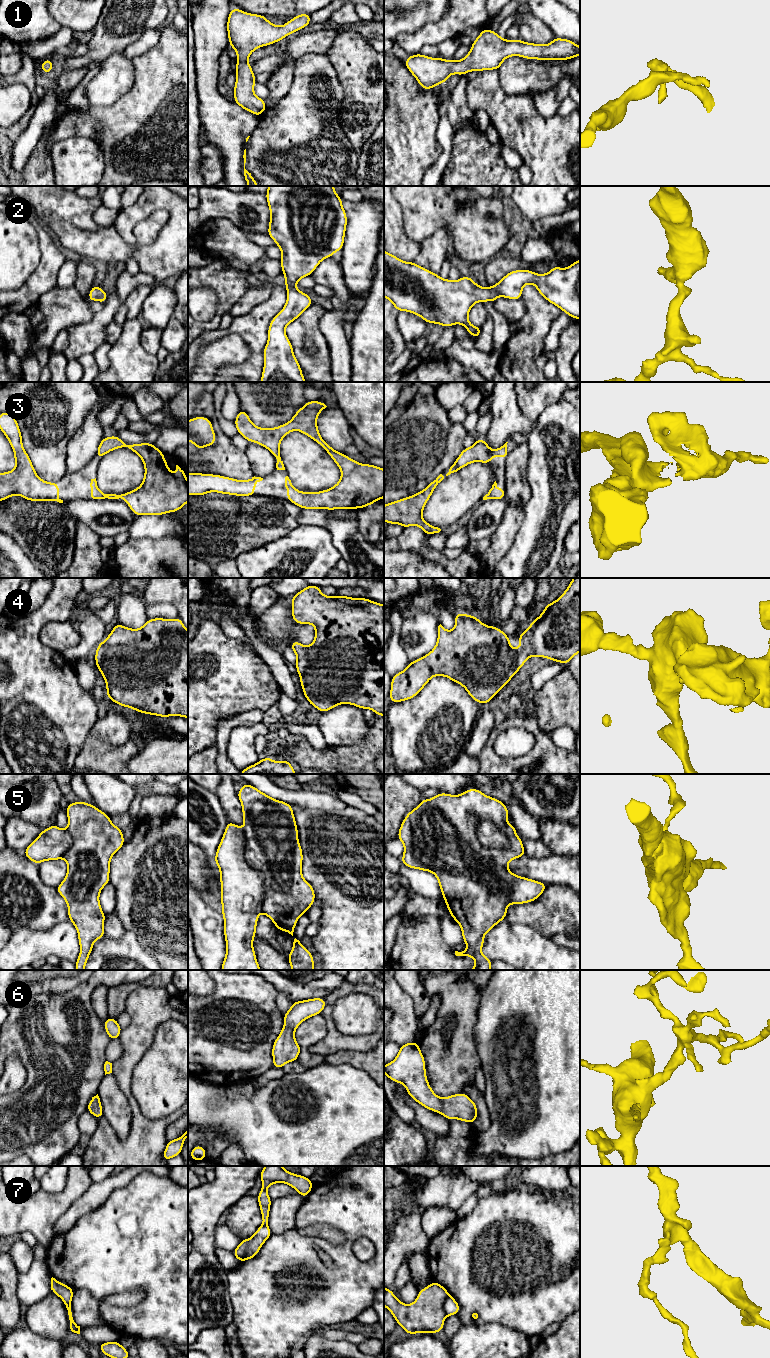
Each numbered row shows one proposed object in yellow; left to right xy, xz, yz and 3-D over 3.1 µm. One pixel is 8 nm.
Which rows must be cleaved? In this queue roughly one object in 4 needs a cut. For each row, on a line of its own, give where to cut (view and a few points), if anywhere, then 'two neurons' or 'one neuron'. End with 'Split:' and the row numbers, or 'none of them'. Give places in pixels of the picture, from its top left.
1: no cut | one neuron
2: no cut | one neuron
3: no cut | one neuron
4: no cut | one neuron
5: yz (479, 819), (489, 819), (506, 836), (509, 846) | two neurons
6: no cut | one neuron
7: yz (449, 1295), (443, 1304), (445, 1315) | two neurons
Split: 5, 7

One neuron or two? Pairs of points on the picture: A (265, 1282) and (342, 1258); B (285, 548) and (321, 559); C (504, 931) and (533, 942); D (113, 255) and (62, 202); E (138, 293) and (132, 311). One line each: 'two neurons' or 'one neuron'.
A: one neuron
B: one neuron
C: one neuron
D: one neuron
E: one neuron

